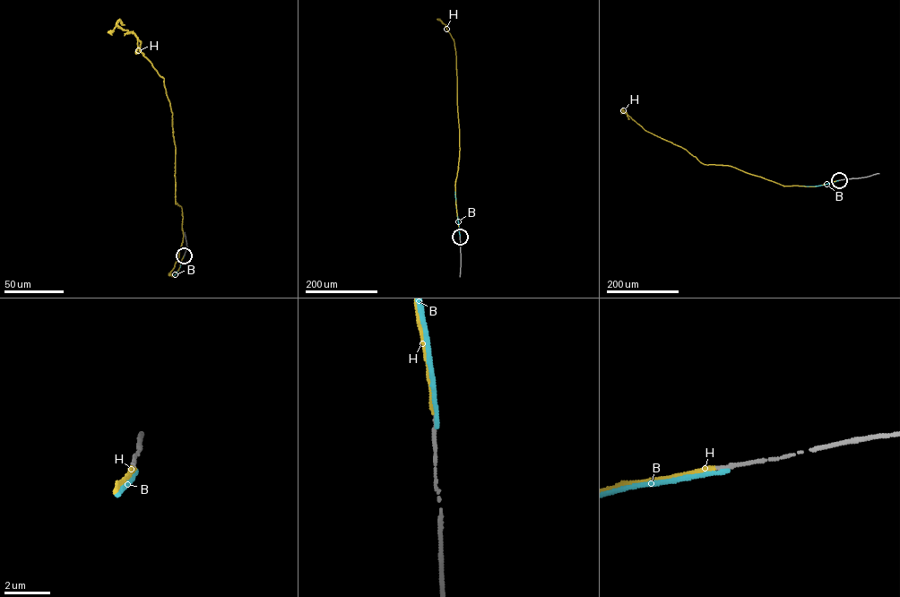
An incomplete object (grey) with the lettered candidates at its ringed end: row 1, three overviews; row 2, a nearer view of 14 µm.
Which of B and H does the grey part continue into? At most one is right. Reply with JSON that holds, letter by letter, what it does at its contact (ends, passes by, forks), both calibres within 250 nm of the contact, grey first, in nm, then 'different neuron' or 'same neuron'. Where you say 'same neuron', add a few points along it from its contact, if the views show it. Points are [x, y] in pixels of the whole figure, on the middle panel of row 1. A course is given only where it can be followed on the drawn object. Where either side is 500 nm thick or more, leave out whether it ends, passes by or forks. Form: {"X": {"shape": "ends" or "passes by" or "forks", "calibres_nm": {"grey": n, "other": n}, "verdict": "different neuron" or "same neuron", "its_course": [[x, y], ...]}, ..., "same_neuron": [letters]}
{"B": {"shape": "ends", "calibres_nm": {"grey": 170, "other": 200}, "verdict": "different neuron"}, "H": {"shape": "ends", "calibres_nm": {"grey": 140, "other": 200}, "verdict": "same neuron", "its_course": [[460, 237], [455, 195], [460, 151], [456, 56], [454, 39], [442, 21]]}, "same_neuron": ["H"]}

